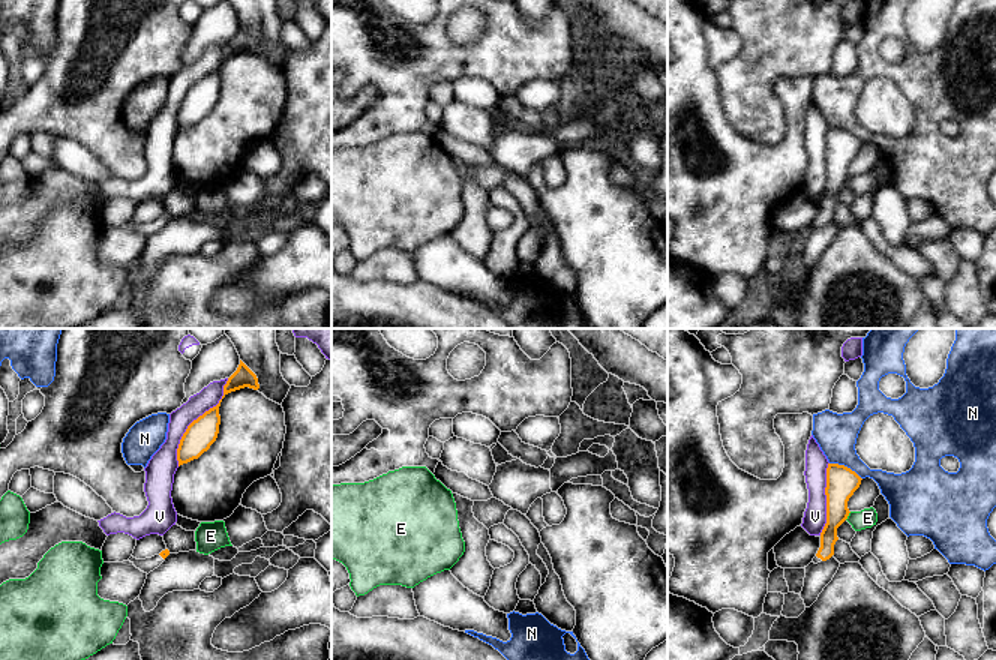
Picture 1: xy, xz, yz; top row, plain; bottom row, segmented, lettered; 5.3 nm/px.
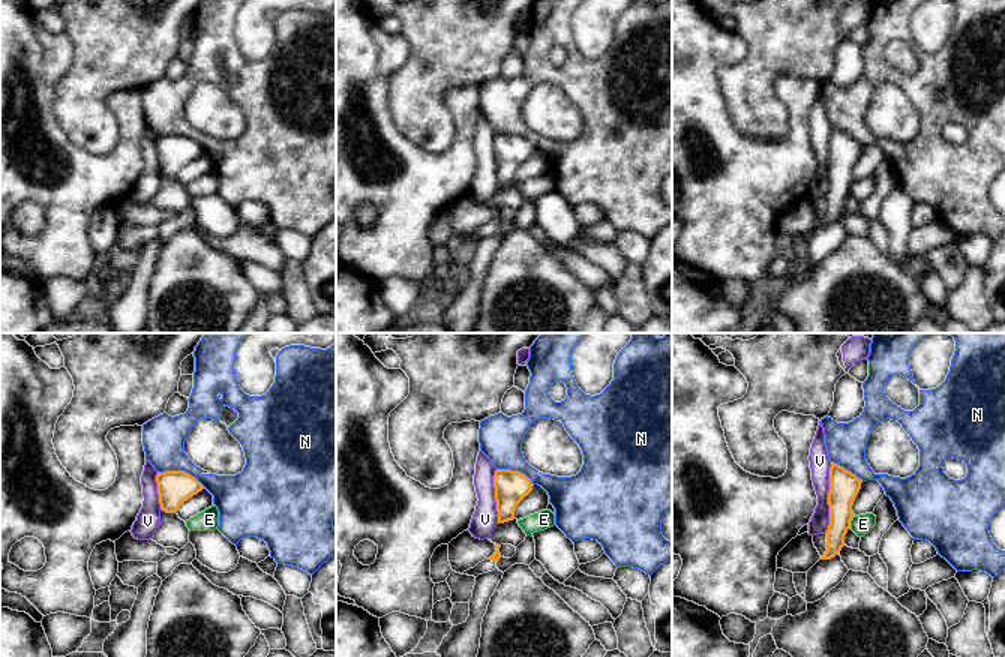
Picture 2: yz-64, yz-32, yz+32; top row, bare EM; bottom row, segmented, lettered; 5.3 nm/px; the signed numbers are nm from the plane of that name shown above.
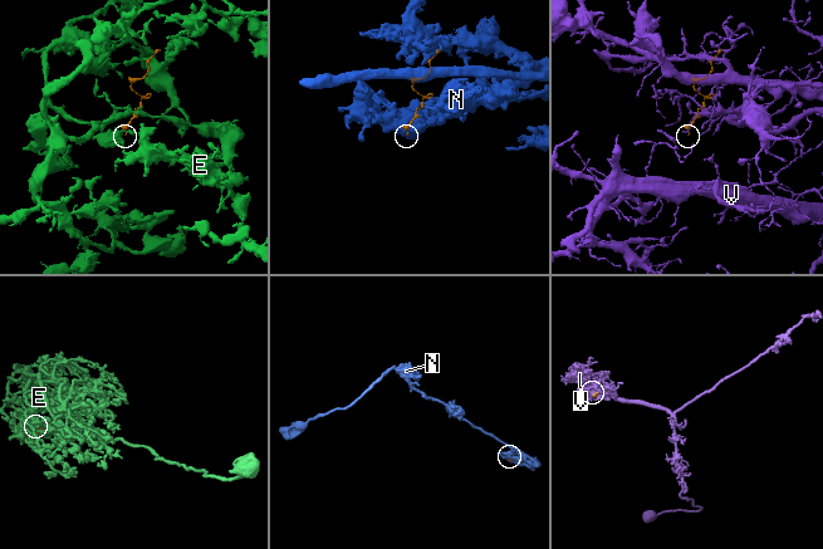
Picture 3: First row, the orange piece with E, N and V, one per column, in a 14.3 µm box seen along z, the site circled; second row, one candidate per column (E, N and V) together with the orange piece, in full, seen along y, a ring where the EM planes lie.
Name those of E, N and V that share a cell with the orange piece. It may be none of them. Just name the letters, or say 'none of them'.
none of them

